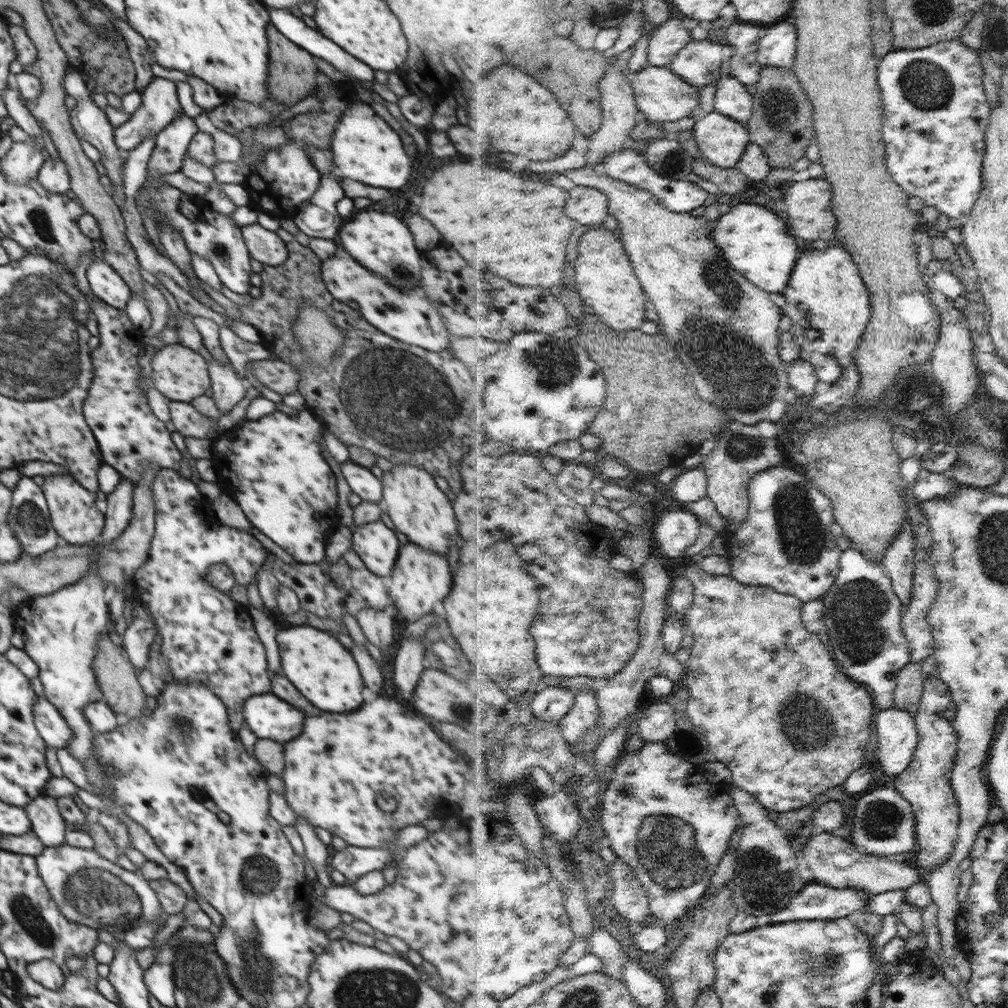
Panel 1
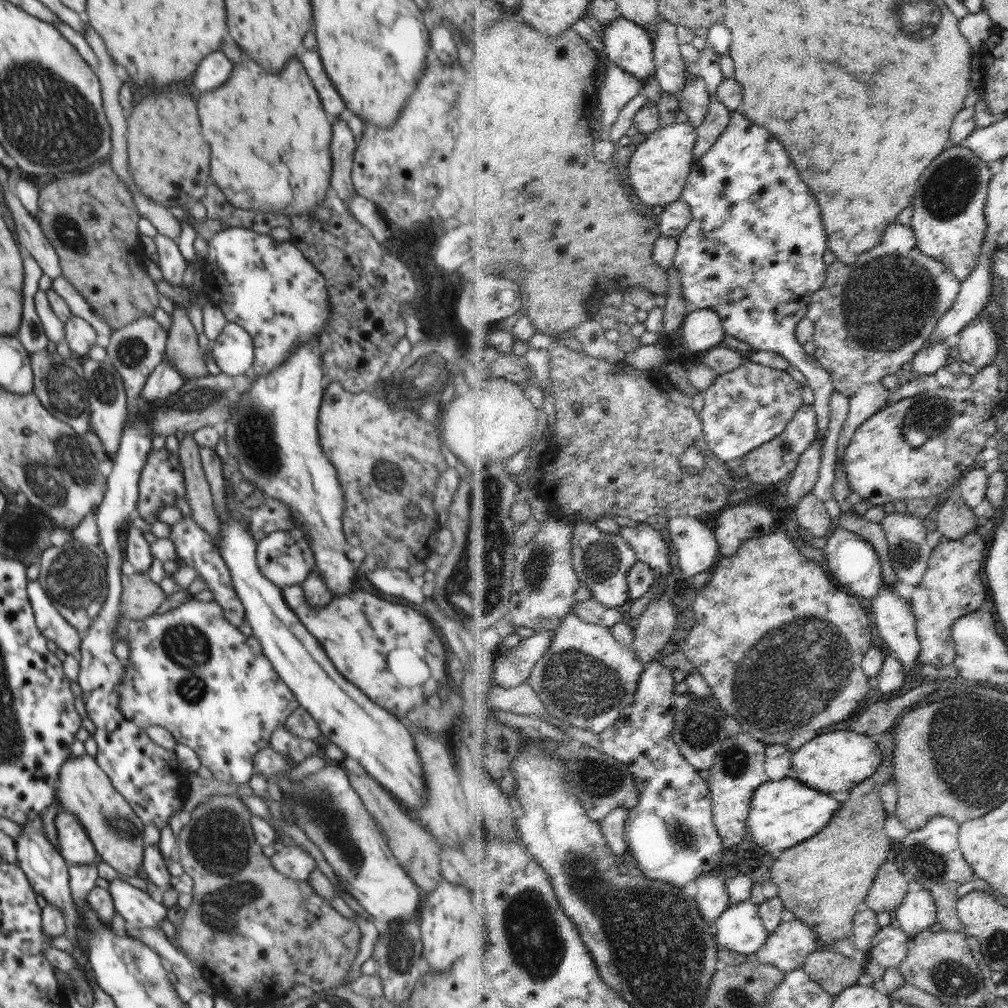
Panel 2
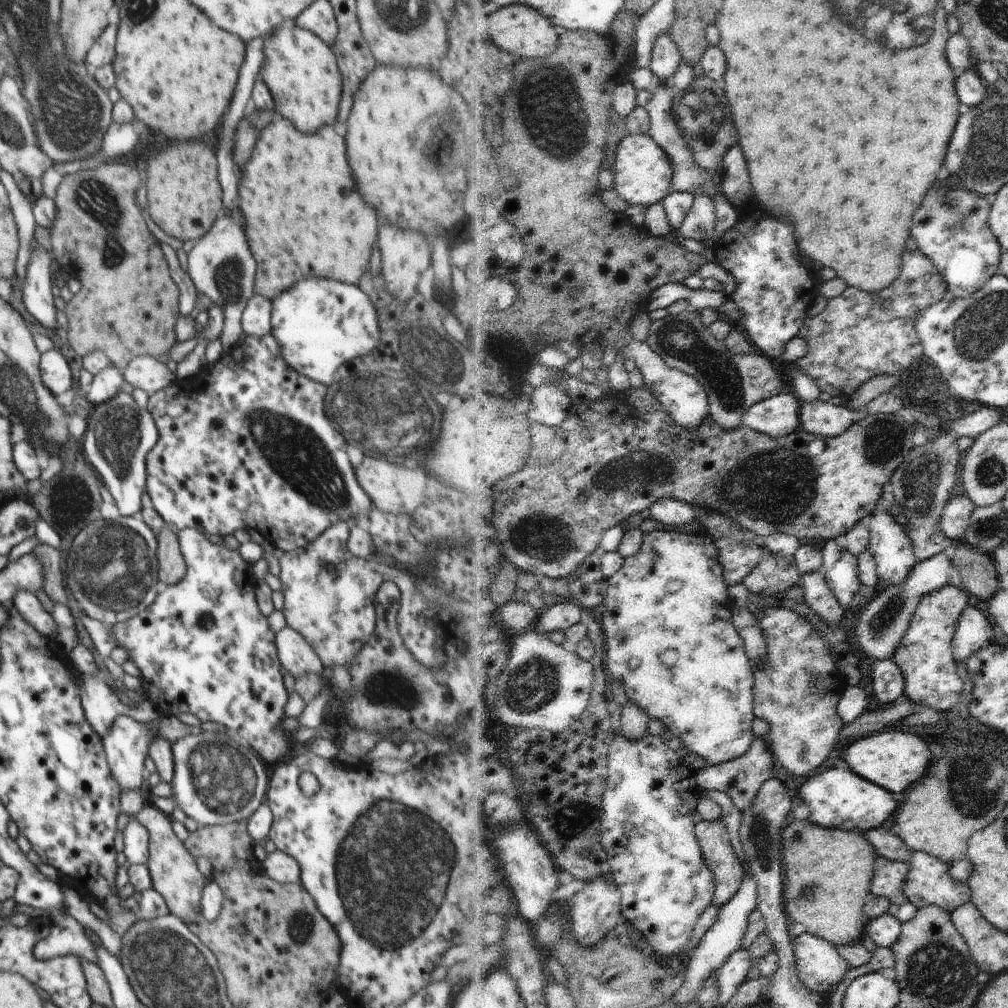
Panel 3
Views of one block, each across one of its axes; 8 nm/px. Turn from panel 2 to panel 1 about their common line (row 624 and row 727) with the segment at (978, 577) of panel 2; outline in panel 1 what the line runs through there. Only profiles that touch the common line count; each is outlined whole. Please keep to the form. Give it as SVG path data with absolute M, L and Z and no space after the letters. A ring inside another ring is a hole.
M926 675L924 679L924 692L915 716L917 728L915 760L906 771L895 778L895 786L915 808L916 867L922 875L927 875L949 861L955 852L958 839L959 808L950 784L950 773L957 755L958 735L954 724L950 724L940 714L948 710L952 704L948 684L937 675L934 675L934 678Z

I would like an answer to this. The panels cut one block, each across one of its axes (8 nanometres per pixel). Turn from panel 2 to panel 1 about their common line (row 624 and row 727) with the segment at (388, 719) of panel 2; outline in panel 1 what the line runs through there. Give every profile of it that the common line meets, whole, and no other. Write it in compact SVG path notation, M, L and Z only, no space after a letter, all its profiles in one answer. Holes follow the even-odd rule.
M272 693L248 698L243 717L258 739L283 744L296 738L304 726L304 714Z

